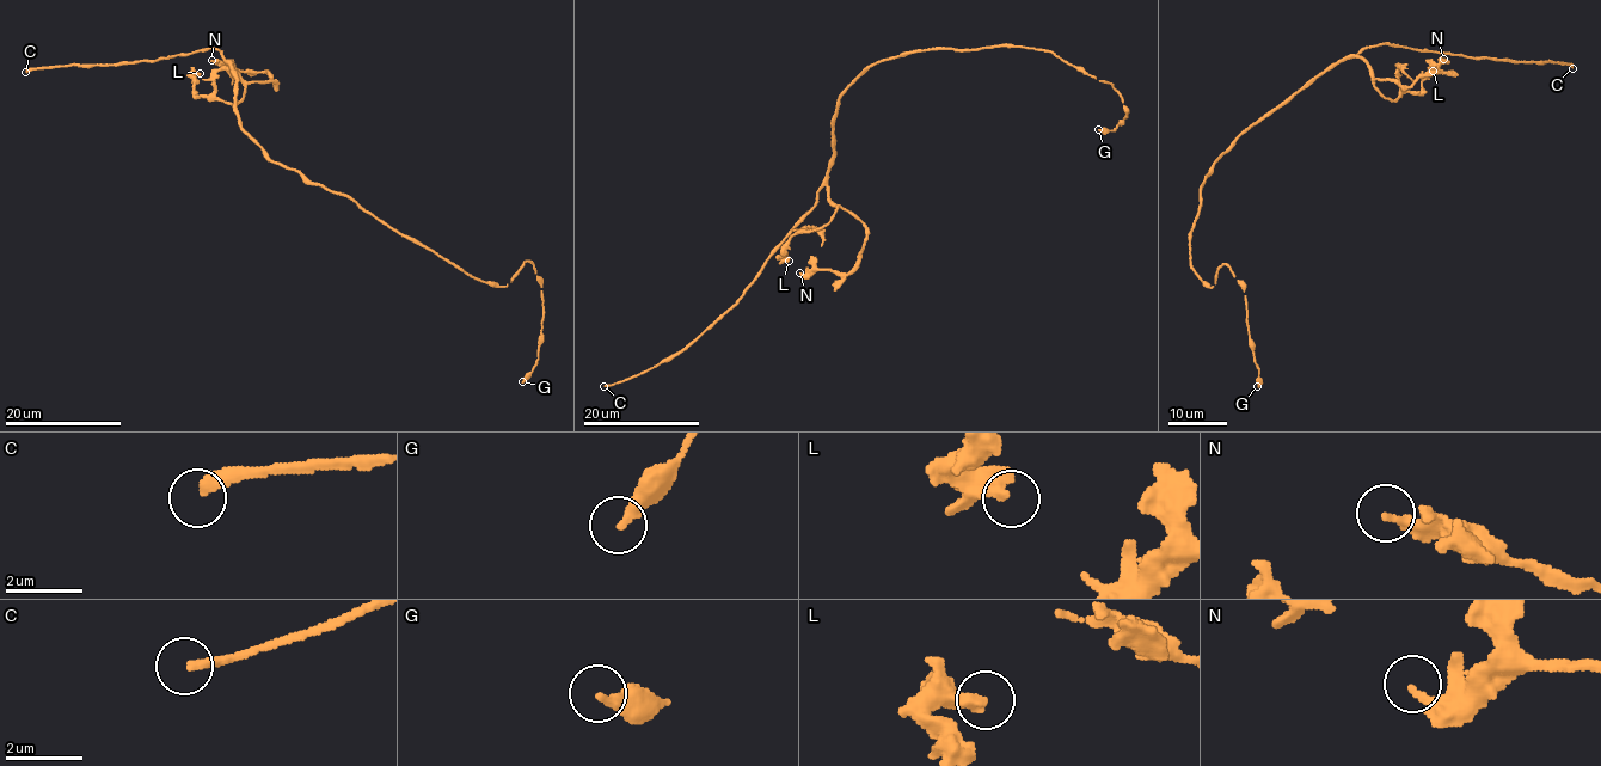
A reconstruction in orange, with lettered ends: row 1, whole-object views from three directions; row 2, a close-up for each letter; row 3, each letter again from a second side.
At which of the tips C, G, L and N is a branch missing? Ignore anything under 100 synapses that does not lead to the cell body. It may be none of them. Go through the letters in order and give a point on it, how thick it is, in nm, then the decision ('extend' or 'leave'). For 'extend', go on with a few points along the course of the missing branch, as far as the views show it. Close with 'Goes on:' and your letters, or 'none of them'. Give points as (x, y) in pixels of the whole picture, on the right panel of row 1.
C: (1572, 68) | 280 nm | extend | (1572, 68), (1546, 87), (1508, 98), (1528, 112), (1504, 124), (1480, 147), (1490, 158)
G: (1257, 386) | 280 nm | leave
L: (1433, 71) | 440 nm | leave
N: (1443, 59) | 240 nm | leave
Goes on: C

